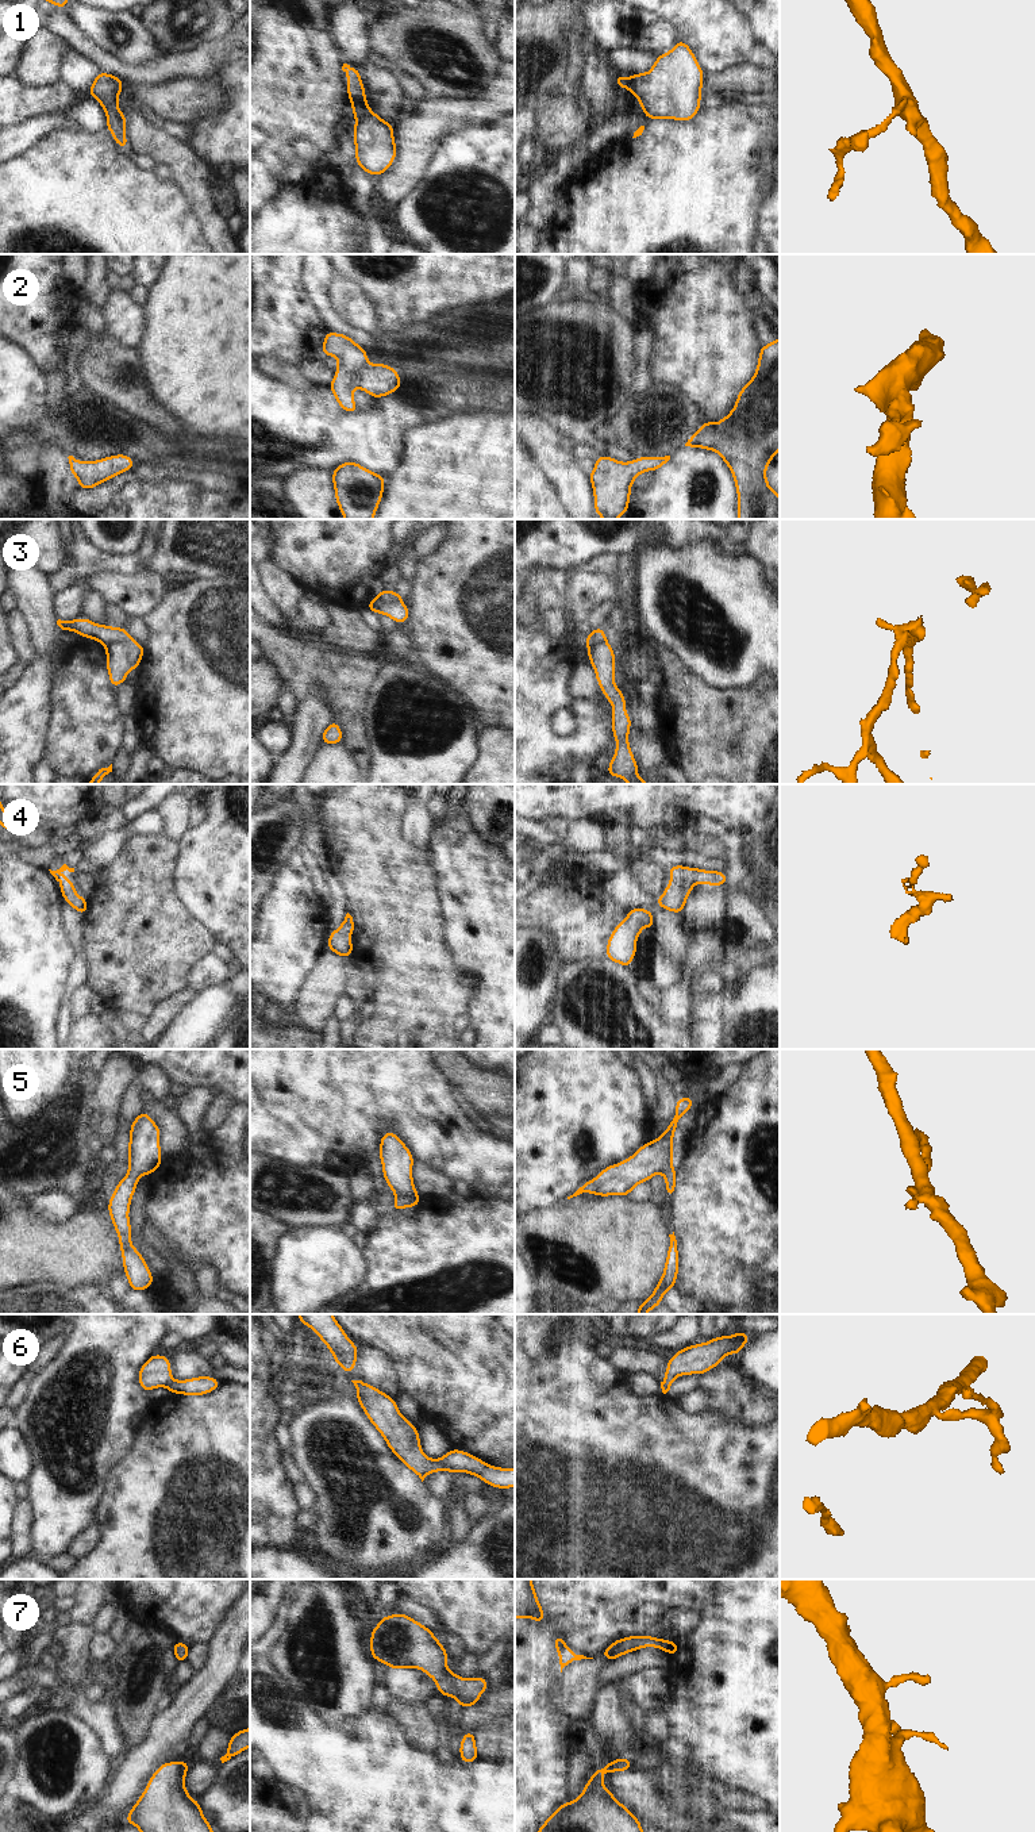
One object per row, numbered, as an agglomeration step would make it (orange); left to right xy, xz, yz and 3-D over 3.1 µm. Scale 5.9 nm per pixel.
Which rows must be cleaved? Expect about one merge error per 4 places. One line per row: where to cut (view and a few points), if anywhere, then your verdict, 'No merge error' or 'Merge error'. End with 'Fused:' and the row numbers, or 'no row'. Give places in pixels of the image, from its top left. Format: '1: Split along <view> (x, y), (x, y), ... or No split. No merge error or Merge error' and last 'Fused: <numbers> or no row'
1: No split. No merge error
2: No split. No merge error
3: Split along xz (377, 596), (380, 602), (401, 599). Merge error
4: No split. No merge error
5: No split. No merge error
6: No split. No merge error
7: No split. No merge error
Fused: 3.

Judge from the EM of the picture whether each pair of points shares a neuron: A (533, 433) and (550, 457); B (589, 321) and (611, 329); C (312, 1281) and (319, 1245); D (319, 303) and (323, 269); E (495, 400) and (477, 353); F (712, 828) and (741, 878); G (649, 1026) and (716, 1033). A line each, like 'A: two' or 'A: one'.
A: one
B: one
C: one
D: one
E: one
F: one
G: two

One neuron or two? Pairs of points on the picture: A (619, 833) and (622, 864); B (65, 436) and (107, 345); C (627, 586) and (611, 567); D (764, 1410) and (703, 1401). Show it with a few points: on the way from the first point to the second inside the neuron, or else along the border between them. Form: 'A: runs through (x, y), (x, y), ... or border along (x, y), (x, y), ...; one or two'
A: border along (607, 849), (627, 855); two
B: border along (81, 388), (115, 404); two
C: border along (618, 557), (618, 571), (615, 573); two
D: border along (699, 1386), (712, 1393), (708, 1409); two

